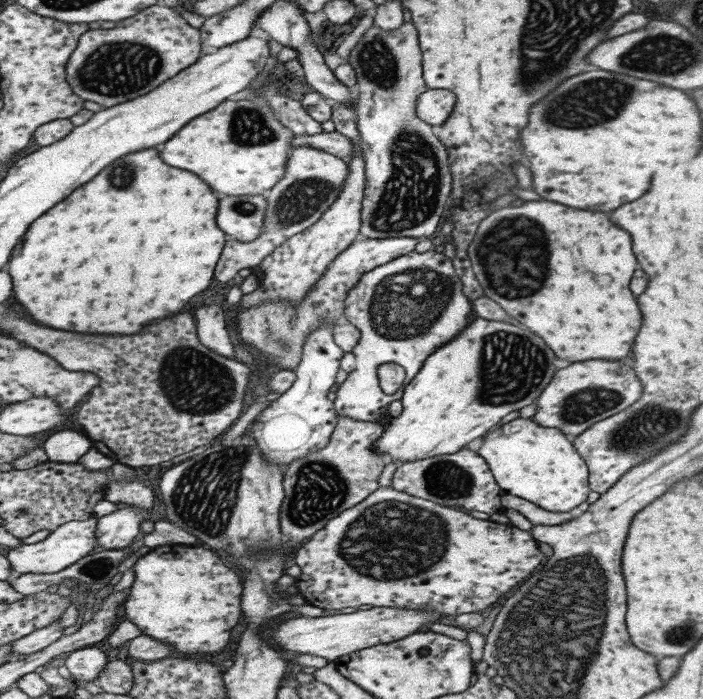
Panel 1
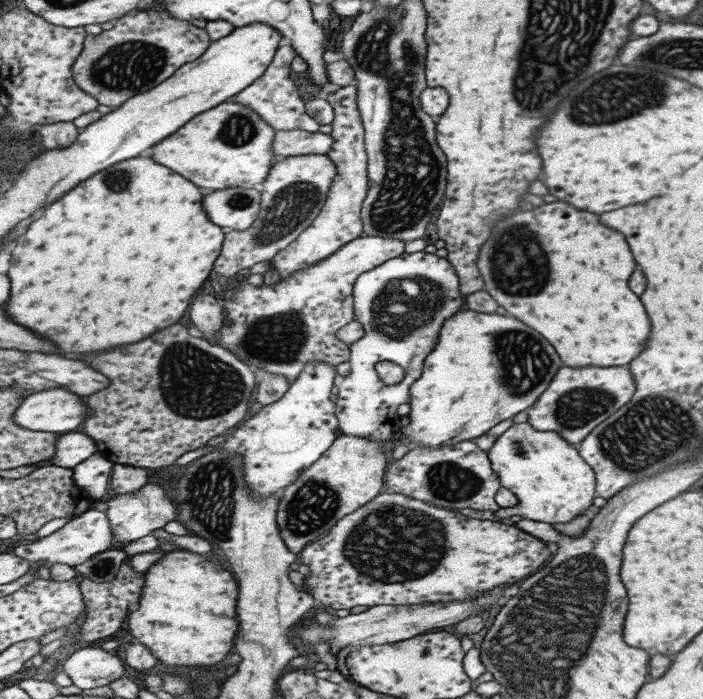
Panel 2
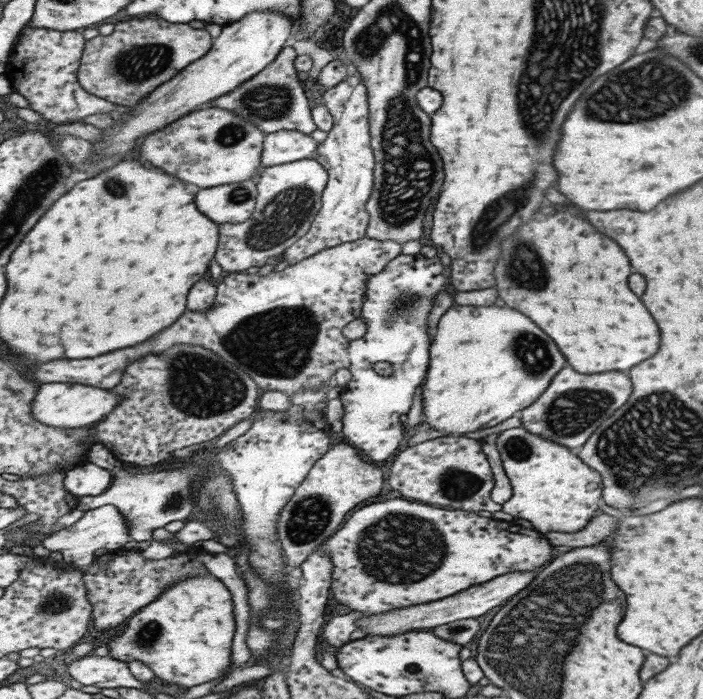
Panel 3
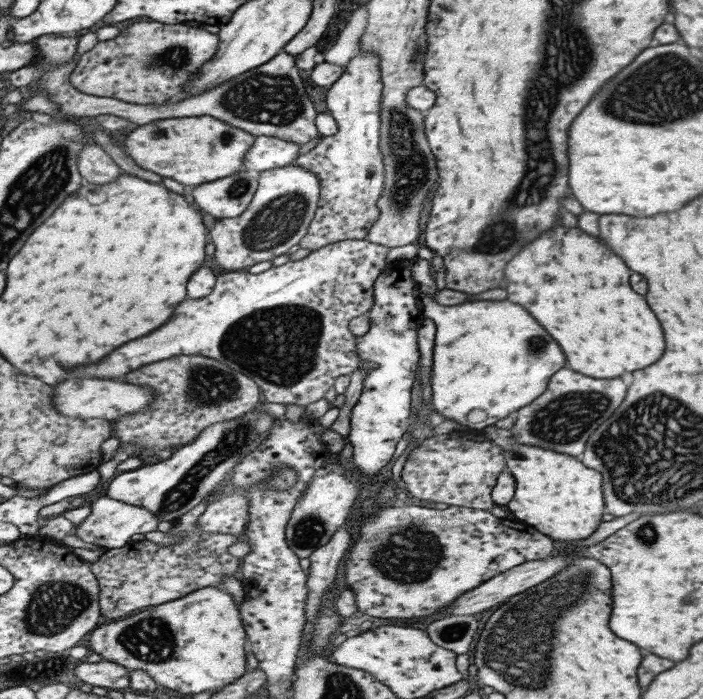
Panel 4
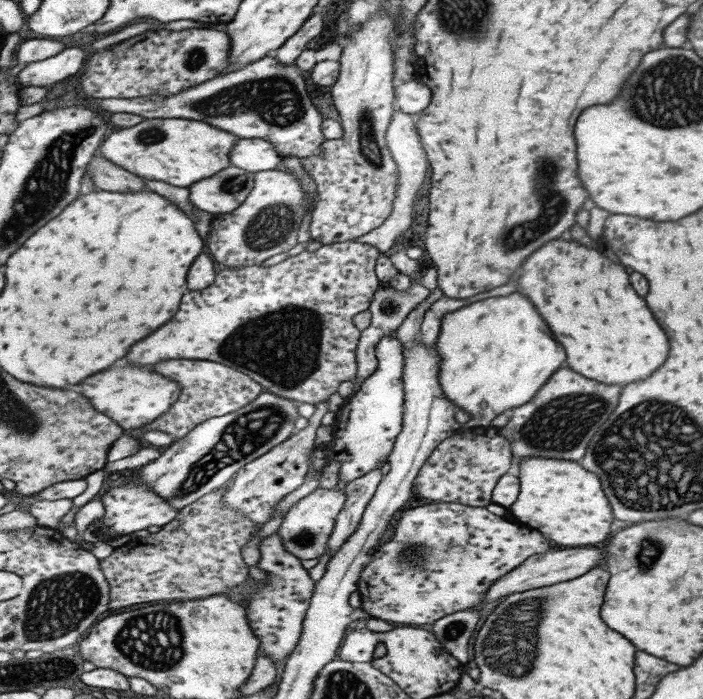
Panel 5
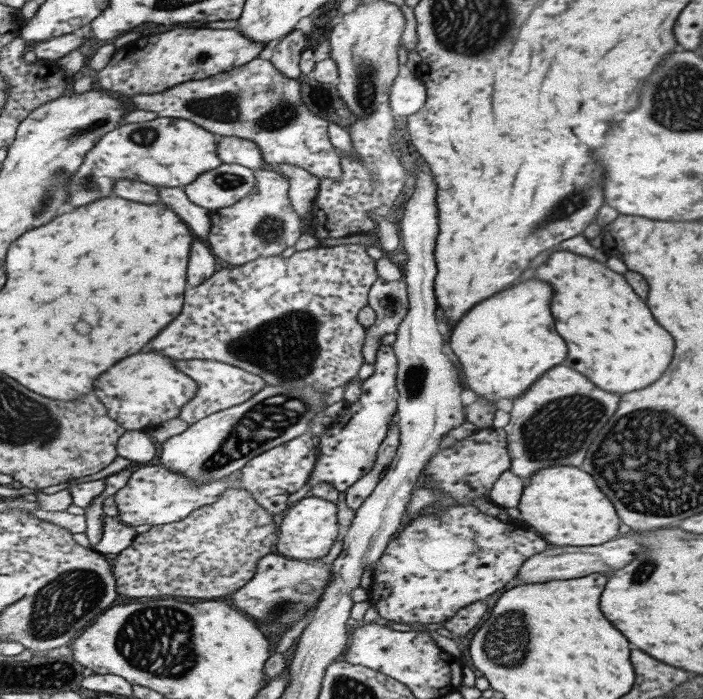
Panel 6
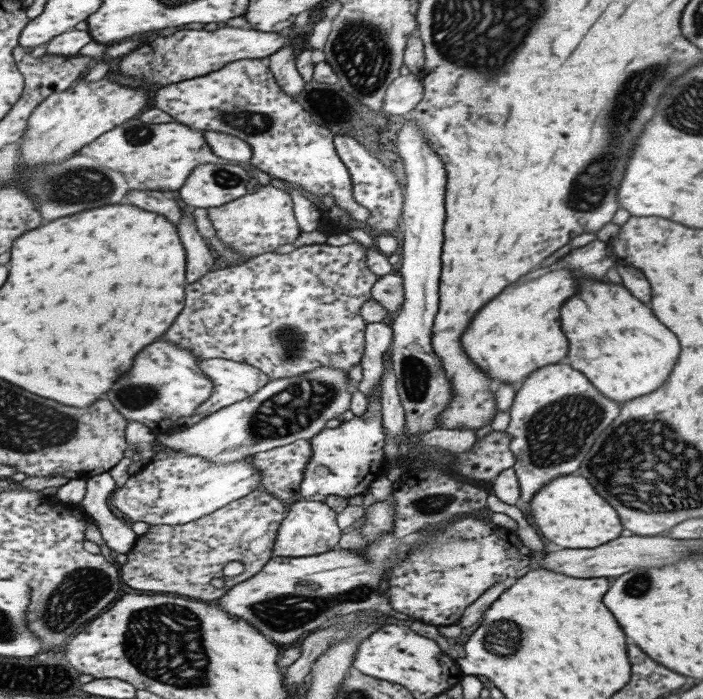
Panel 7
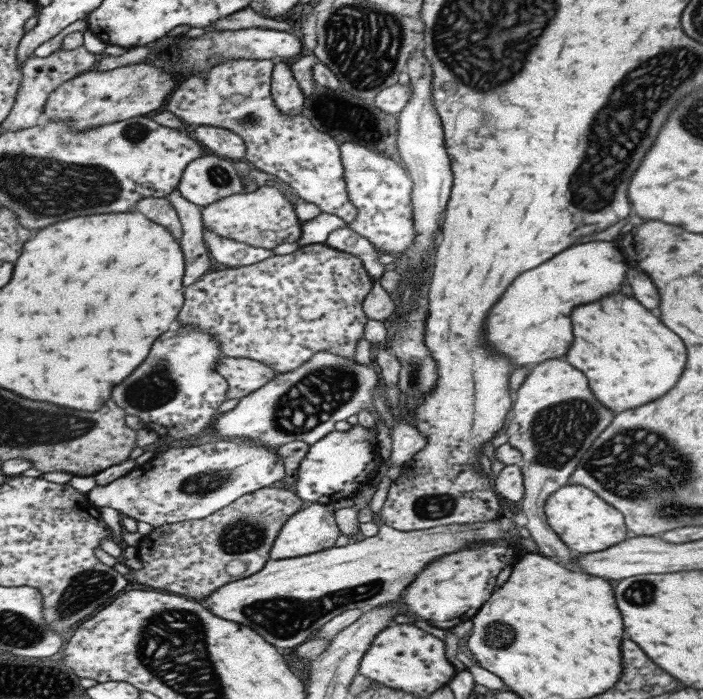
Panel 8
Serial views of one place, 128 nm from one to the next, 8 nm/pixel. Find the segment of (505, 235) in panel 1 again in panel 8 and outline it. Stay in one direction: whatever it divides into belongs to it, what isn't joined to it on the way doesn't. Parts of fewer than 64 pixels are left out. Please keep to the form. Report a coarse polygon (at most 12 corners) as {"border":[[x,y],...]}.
{"border":[[624,294],[572,312],[566,362],[616,414],[664,396],[684,342]]}

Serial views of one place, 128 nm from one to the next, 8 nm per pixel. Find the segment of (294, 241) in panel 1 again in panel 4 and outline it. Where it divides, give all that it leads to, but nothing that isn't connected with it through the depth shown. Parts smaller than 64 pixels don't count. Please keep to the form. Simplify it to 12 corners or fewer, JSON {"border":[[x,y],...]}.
{"border":[[380,55],[328,88],[338,133],[293,165],[320,180],[300,240],[363,240],[380,216]]}

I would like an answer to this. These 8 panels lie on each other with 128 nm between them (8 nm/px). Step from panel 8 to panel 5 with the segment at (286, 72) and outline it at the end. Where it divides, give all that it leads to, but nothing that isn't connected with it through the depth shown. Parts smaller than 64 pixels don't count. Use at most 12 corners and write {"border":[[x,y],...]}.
{"border":[[324,13],[312,16],[276,52],[294,64],[322,32]]}

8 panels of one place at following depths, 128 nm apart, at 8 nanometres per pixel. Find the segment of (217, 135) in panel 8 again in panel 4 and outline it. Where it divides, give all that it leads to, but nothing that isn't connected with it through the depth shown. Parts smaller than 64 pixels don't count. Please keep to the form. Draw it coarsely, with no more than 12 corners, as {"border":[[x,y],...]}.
{"border":[[258,136],[244,153],[244,170],[260,174],[293,165],[298,144]]}

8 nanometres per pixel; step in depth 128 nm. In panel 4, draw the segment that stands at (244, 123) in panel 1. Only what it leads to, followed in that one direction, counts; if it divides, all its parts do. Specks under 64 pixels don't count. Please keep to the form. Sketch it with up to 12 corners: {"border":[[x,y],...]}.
{"border":[[210,116],[125,136],[140,168],[191,187],[244,172],[250,134]]}

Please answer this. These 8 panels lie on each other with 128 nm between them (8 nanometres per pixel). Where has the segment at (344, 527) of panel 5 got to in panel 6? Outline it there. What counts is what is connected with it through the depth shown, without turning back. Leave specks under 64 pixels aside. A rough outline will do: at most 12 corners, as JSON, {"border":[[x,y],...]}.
{"border":[[392,416],[373,470],[345,490],[346,504],[358,507],[372,494],[380,473],[392,462],[400,427]]}

